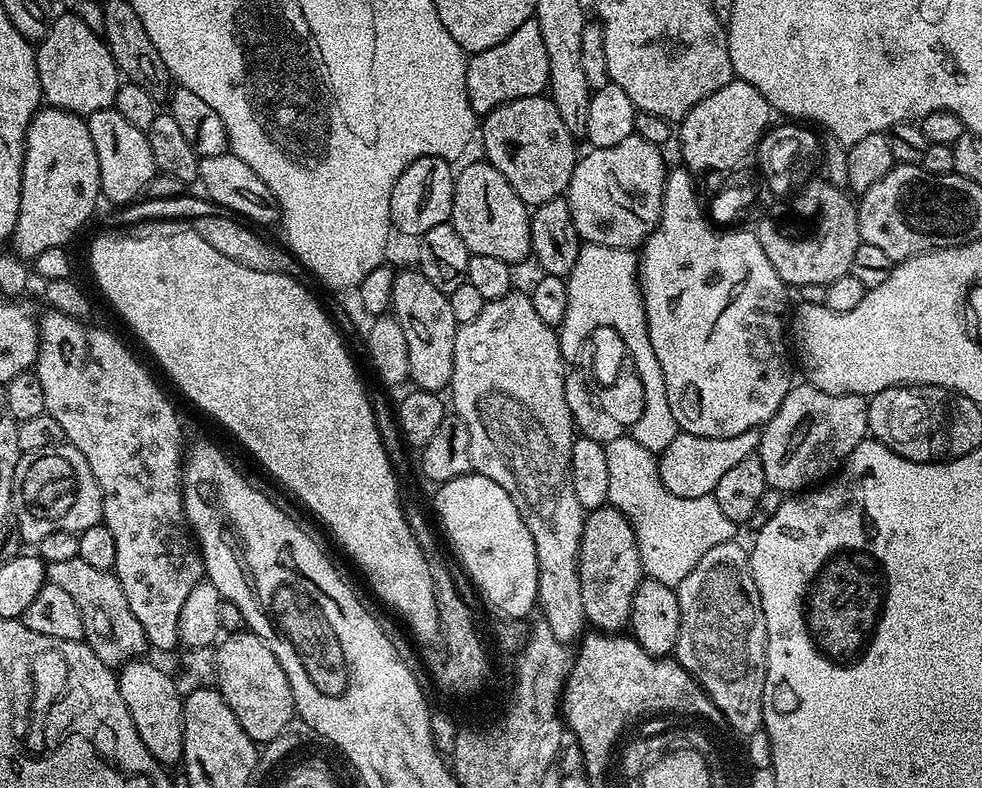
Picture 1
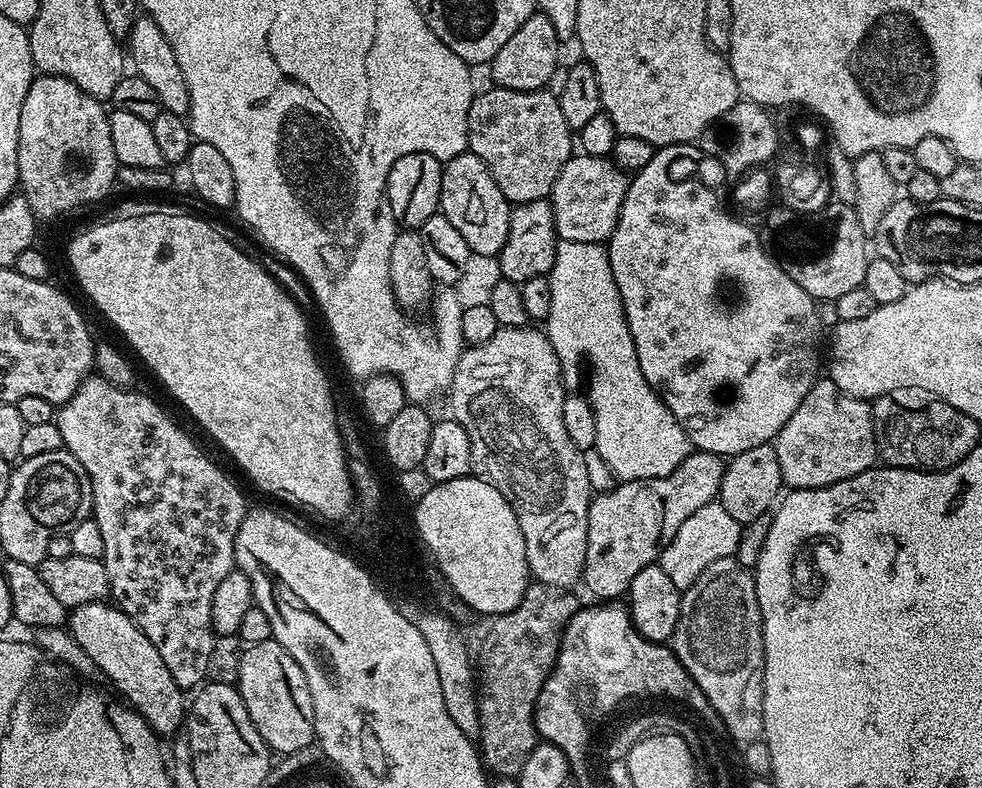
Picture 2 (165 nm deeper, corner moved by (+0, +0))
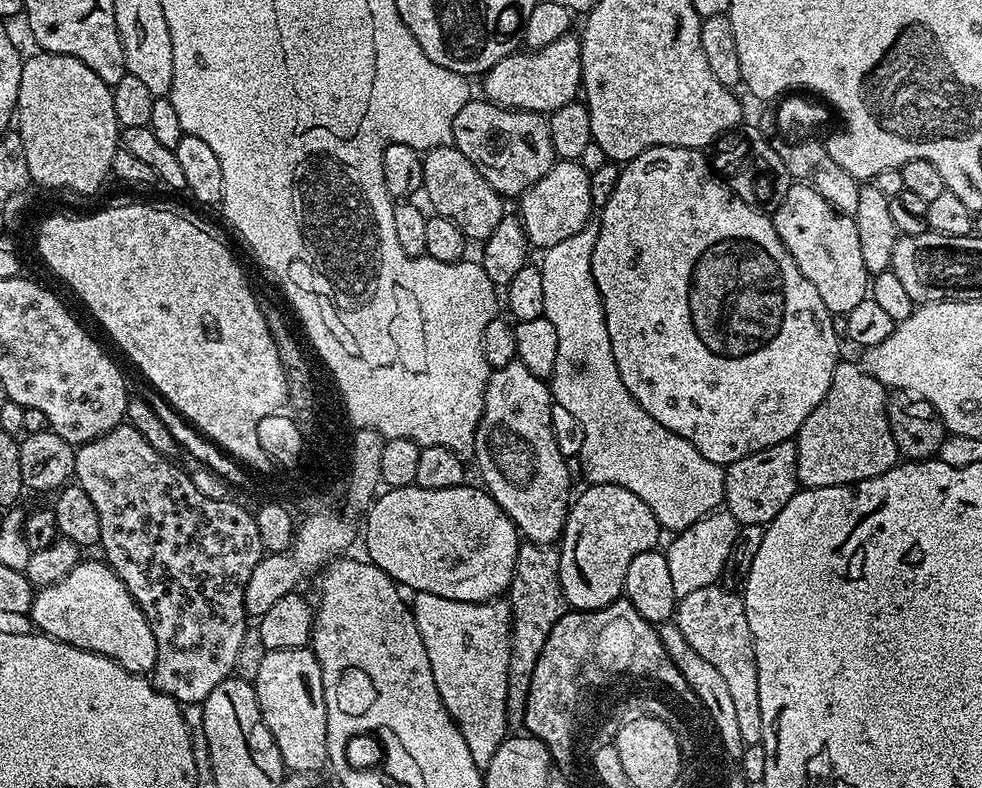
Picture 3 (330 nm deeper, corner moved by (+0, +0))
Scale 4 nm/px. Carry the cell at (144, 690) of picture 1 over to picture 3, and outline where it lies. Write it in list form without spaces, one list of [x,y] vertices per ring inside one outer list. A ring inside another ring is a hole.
[[[81,559],[70,574],[39,589],[32,597],[30,615],[43,635],[110,658],[127,672],[148,674],[156,667],[158,646],[150,622],[146,622],[122,578],[103,559]]]

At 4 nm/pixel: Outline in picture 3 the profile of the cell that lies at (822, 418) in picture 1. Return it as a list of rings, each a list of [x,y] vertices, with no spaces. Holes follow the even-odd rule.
[[[859,363],[836,365],[826,398],[802,422],[796,442],[796,479],[800,488],[856,484],[886,474],[901,459],[888,421],[889,389]]]

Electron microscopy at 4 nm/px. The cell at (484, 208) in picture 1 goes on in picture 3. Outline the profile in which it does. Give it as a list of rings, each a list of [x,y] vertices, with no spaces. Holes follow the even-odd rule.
[[[445,146],[442,148],[431,148],[429,152],[423,153],[424,158],[424,187],[423,195],[428,195],[428,200],[432,203],[431,211],[435,215],[446,218],[462,230],[462,234],[469,241],[477,240],[483,242],[494,234],[494,229],[498,227],[498,222],[506,214],[504,208],[505,201],[500,193],[495,192],[482,178],[482,174],[462,154],[455,146]]]

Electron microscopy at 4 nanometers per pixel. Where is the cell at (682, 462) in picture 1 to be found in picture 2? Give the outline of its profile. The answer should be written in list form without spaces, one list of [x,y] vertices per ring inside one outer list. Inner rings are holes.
[[[693,450],[678,466],[678,470],[674,470],[668,476],[653,480],[626,480],[617,483],[610,492],[593,495],[588,511],[583,587],[588,587],[596,598],[604,602],[612,602],[623,597],[630,582],[634,582],[634,574],[659,561],[664,547],[672,541],[678,526],[682,526],[682,522],[686,522],[686,518],[690,518],[694,510],[702,510],[702,506],[713,503],[719,497],[724,466],[725,461],[721,457]]]

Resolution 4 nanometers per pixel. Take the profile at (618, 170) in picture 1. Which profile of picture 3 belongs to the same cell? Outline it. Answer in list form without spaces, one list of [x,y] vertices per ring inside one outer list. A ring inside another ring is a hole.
[[[557,159],[548,173],[519,197],[518,215],[528,243],[533,249],[545,250],[565,241],[593,219],[594,207],[590,196],[589,173],[574,160]],[[593,214],[593,216],[592,216]]]

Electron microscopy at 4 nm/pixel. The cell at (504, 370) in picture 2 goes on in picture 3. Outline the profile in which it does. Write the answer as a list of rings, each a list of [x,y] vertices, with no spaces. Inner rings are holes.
[[[518,362],[507,364],[489,375],[484,391],[482,418],[476,431],[474,457],[476,456],[476,468],[484,479],[483,487],[516,523],[521,537],[529,544],[555,545],[563,537],[564,523],[574,496],[569,461],[562,454],[562,450],[558,450],[550,422],[553,403],[552,389],[545,380],[530,374],[530,370],[526,370],[526,366]]]

